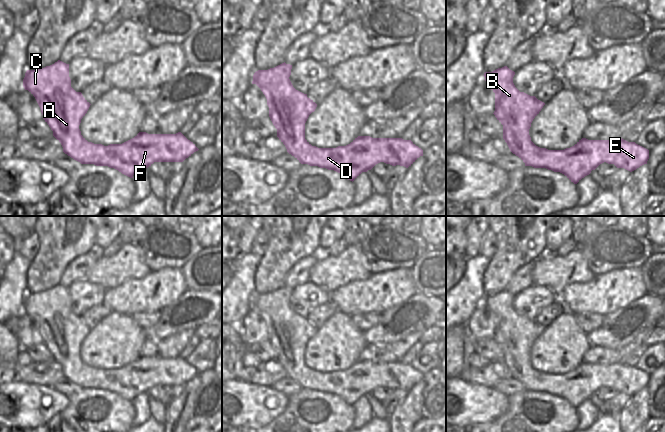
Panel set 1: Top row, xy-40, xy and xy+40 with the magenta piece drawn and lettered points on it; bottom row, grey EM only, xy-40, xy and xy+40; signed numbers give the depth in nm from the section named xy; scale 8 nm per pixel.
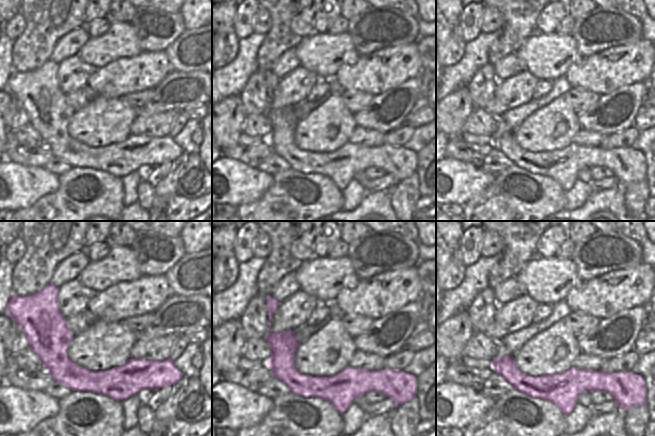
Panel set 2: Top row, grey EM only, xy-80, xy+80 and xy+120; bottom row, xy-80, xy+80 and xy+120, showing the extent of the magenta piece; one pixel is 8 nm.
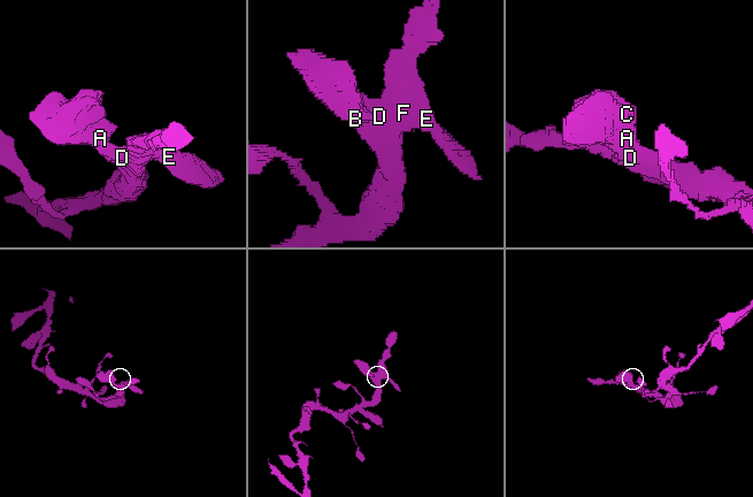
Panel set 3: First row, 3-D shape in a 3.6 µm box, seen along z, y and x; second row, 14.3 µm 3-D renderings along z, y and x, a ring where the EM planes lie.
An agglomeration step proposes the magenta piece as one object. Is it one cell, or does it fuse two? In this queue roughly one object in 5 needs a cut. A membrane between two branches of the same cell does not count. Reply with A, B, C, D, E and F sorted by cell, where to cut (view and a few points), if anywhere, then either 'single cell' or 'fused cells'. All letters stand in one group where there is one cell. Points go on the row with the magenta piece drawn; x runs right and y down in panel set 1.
groups A B C D E F; cut none; single cell

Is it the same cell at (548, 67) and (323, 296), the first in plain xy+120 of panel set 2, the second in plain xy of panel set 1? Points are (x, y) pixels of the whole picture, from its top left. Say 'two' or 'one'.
two

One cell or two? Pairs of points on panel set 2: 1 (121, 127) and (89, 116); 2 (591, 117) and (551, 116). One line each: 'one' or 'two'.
1: one
2: two

